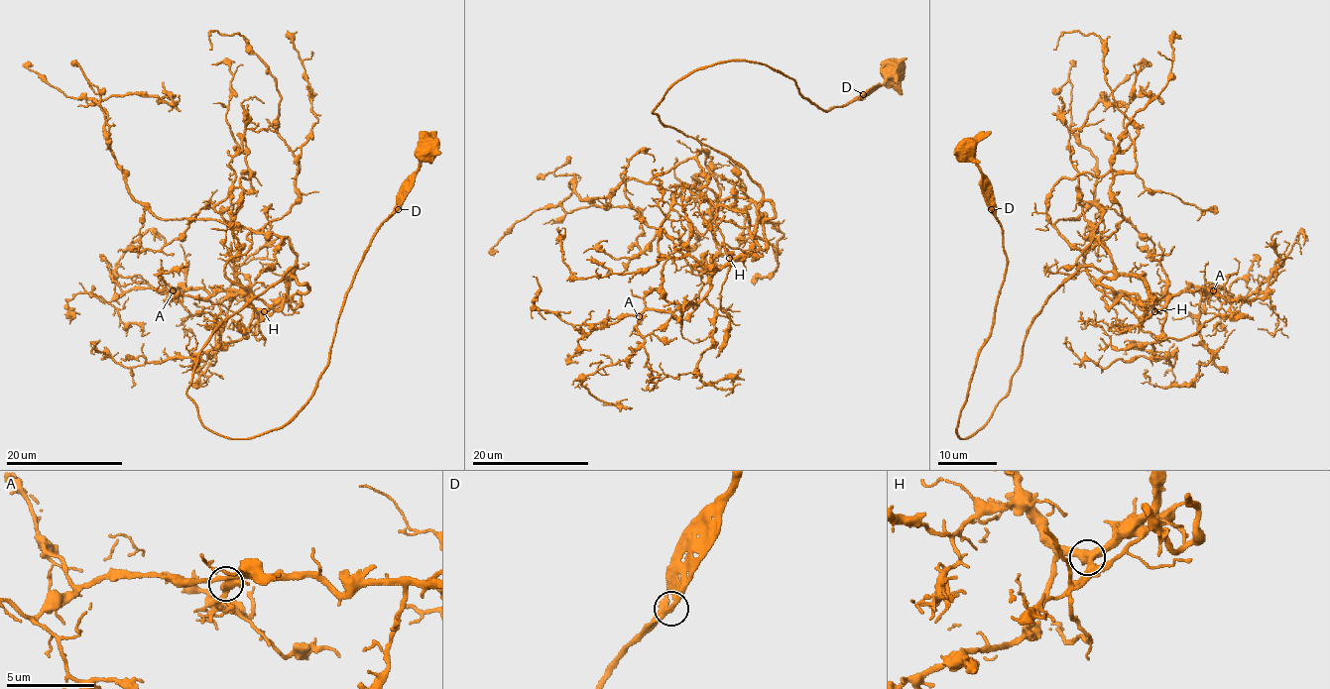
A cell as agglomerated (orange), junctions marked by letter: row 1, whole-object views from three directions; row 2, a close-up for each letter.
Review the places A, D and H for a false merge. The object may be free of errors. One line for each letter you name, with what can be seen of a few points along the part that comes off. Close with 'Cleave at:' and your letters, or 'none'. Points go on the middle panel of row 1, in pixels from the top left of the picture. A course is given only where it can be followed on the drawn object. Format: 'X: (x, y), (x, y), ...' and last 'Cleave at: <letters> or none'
Cleave at: none

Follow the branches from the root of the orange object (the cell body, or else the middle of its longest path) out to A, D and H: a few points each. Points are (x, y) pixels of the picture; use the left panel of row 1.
A: (426, 146), (283, 425), (224, 437), (186, 389), (209, 335), (296, 266), (267, 308), (173, 290)
D: (426, 146), (414, 185), (397, 209)
H: (426, 146), (356, 272), (313, 395), (277, 428), (224, 437), (186, 394), (198, 354), (296, 266), (264, 311)

